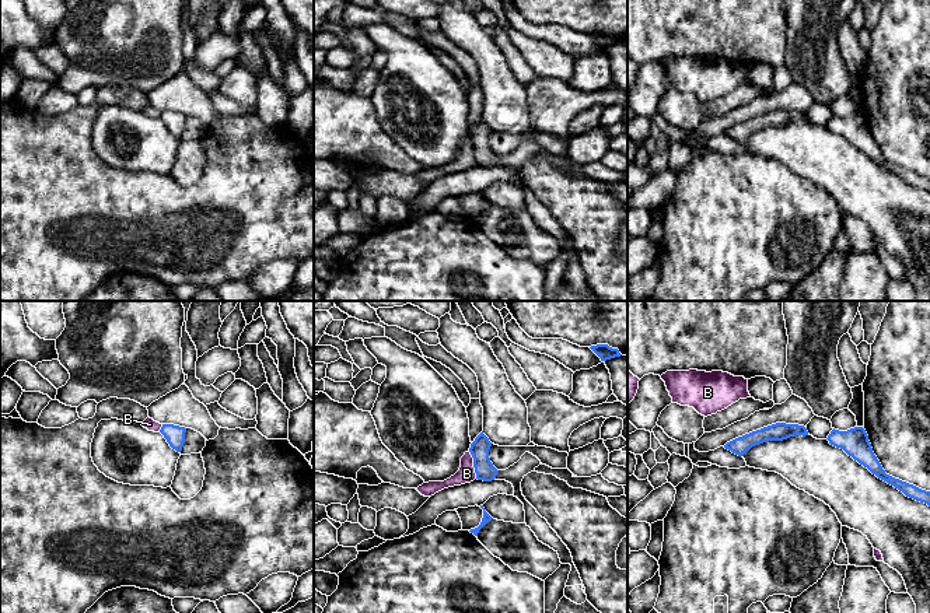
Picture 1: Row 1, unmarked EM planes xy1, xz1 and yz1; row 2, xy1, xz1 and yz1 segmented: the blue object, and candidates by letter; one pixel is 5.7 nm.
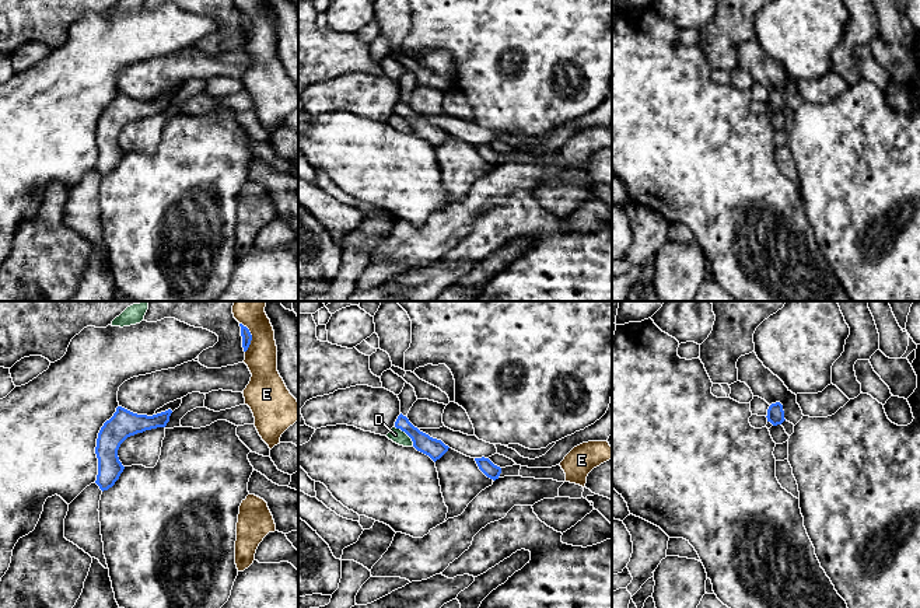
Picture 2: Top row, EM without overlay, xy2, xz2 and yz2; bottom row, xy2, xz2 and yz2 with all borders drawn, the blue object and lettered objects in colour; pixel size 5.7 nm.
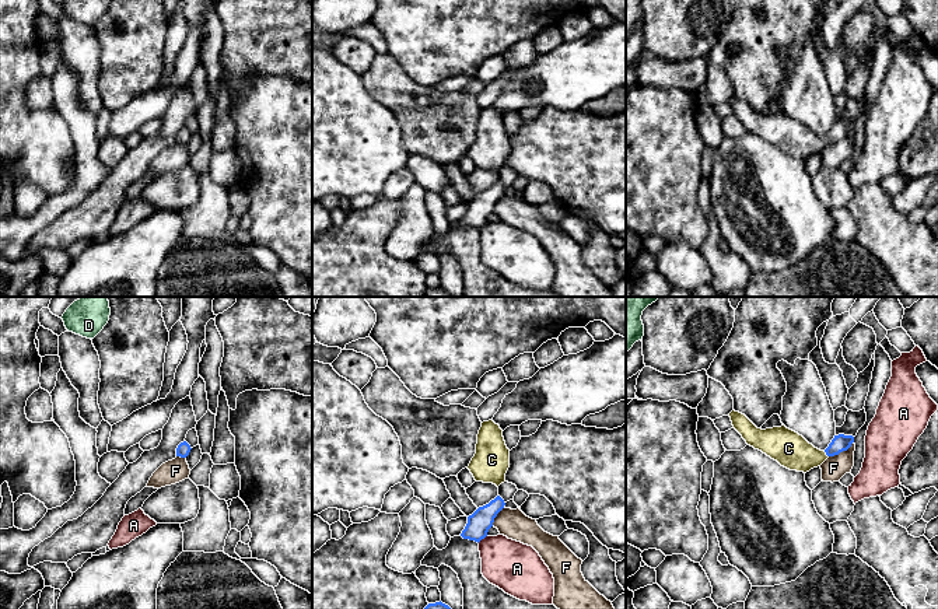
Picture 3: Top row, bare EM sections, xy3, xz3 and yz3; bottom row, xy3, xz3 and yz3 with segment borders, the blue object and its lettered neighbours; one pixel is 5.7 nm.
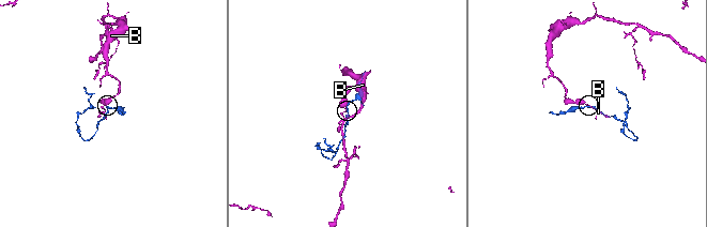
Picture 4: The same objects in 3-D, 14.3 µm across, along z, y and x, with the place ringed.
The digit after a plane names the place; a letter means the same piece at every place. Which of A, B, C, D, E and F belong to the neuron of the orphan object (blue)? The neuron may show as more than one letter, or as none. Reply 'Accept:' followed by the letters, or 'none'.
Accept: C

